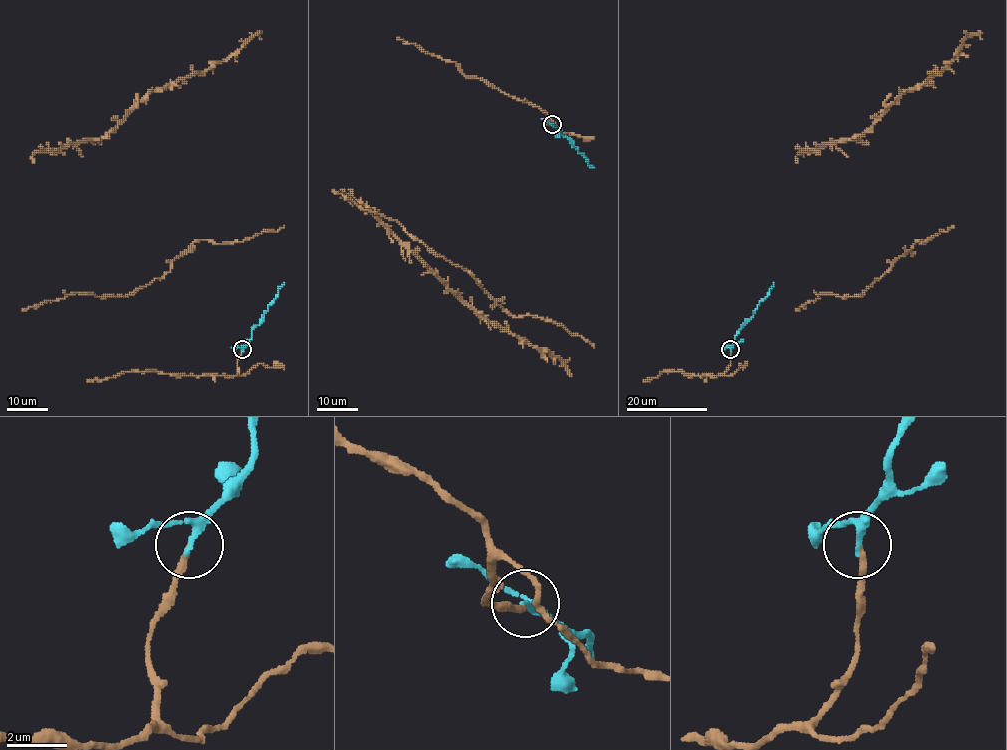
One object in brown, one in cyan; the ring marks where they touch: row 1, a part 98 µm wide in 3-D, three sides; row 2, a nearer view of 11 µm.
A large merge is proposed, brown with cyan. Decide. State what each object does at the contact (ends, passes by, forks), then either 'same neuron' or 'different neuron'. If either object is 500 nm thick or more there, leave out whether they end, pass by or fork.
brown ends there; cyan passes by; same neuron

